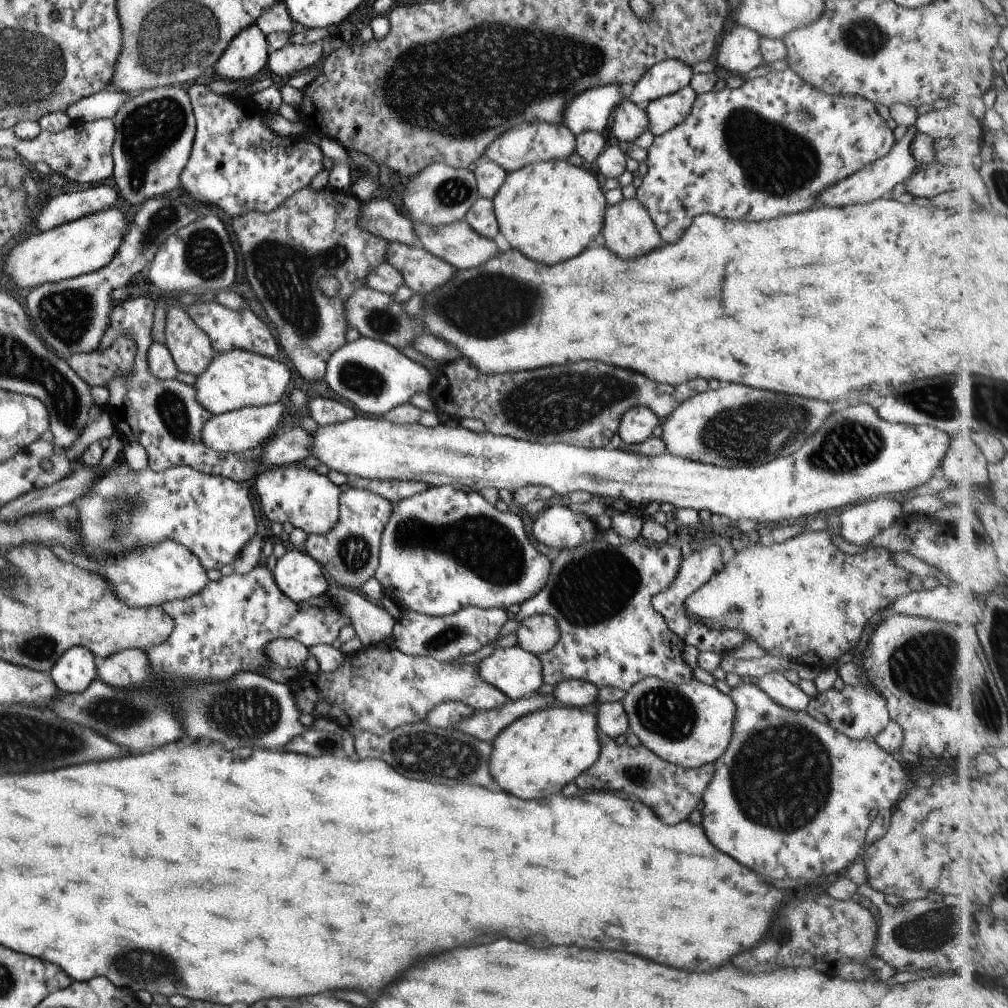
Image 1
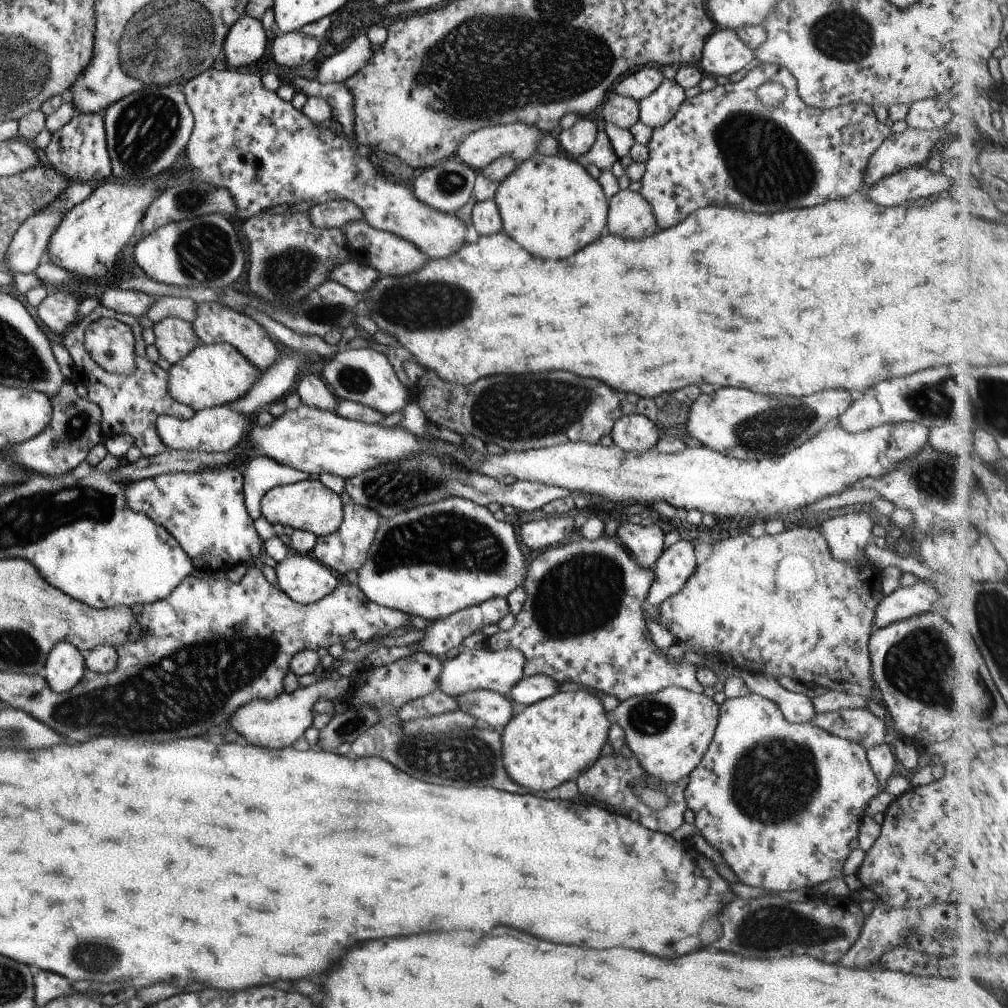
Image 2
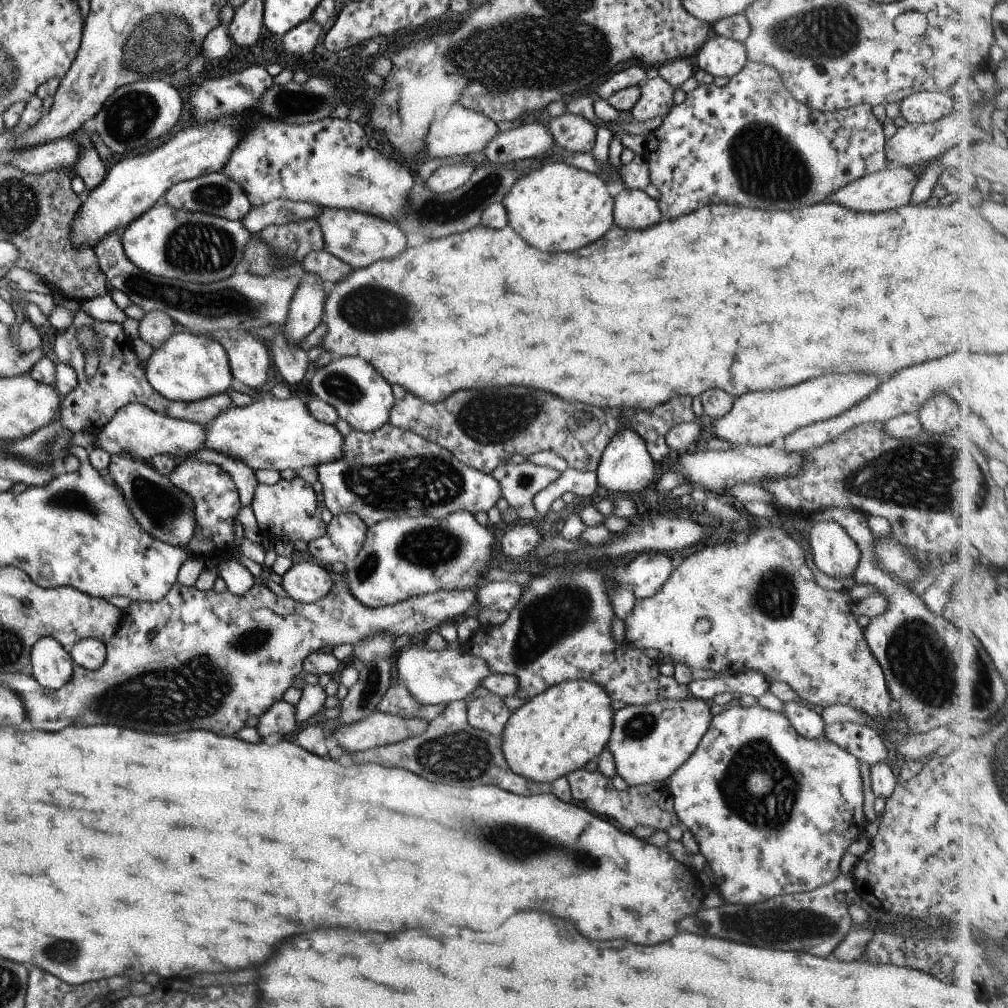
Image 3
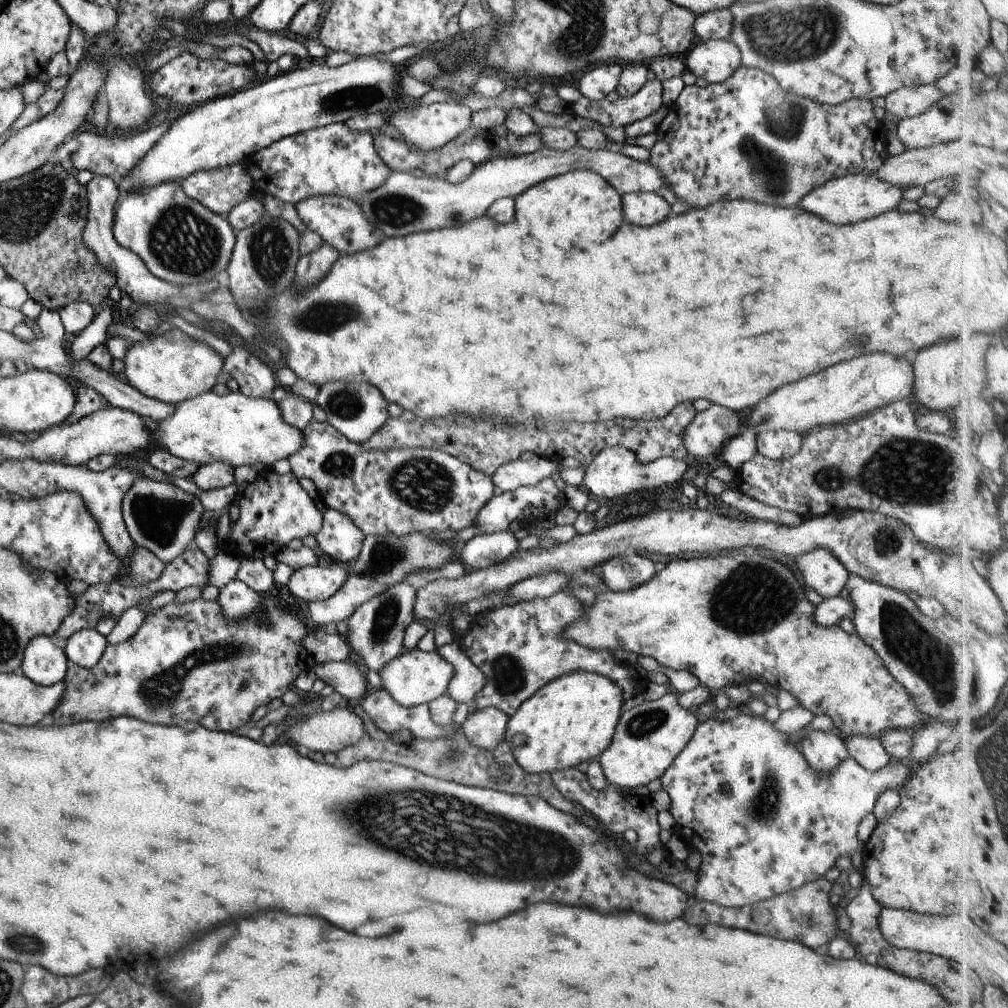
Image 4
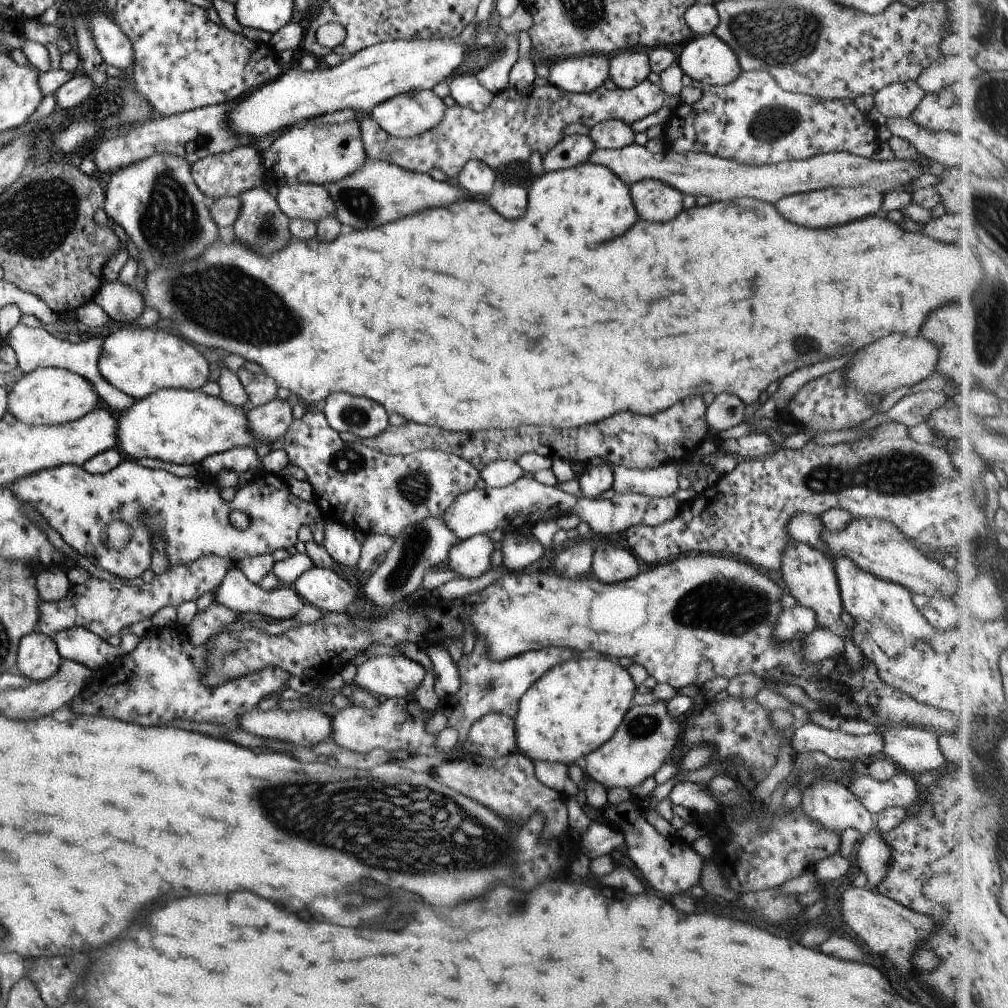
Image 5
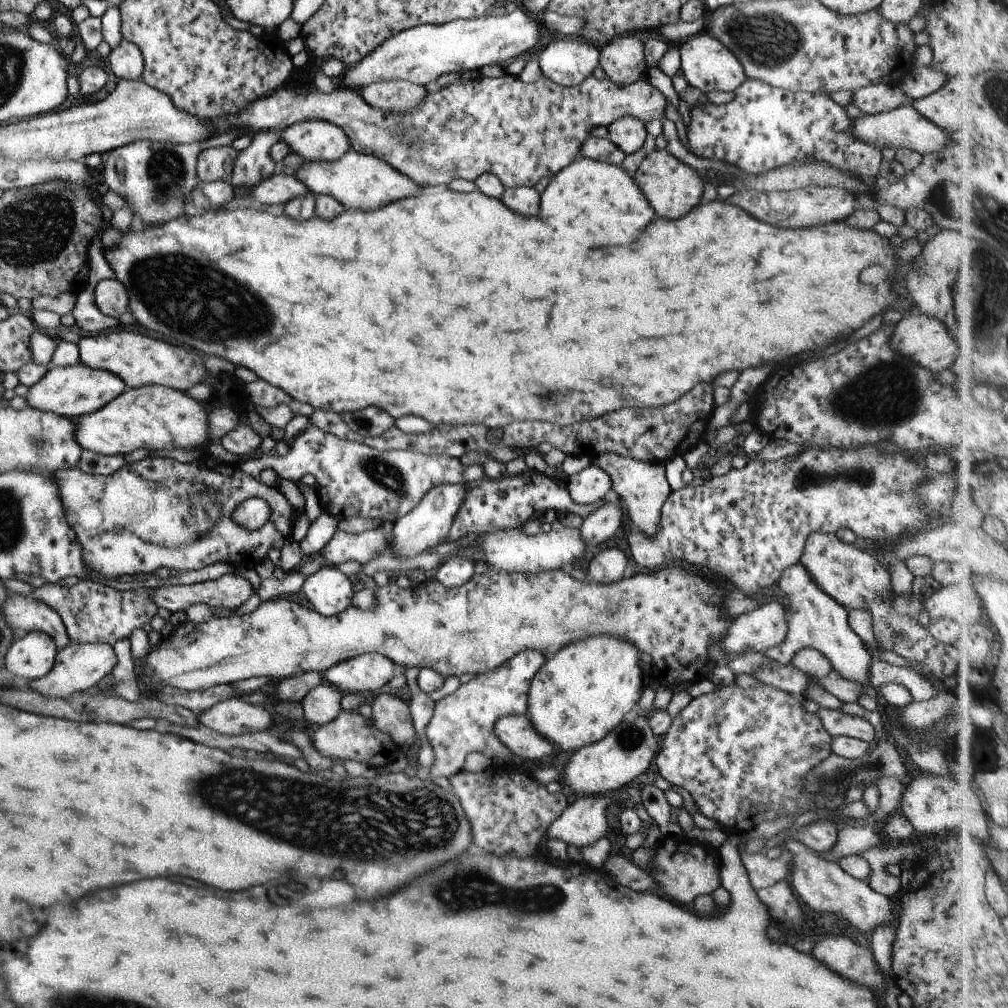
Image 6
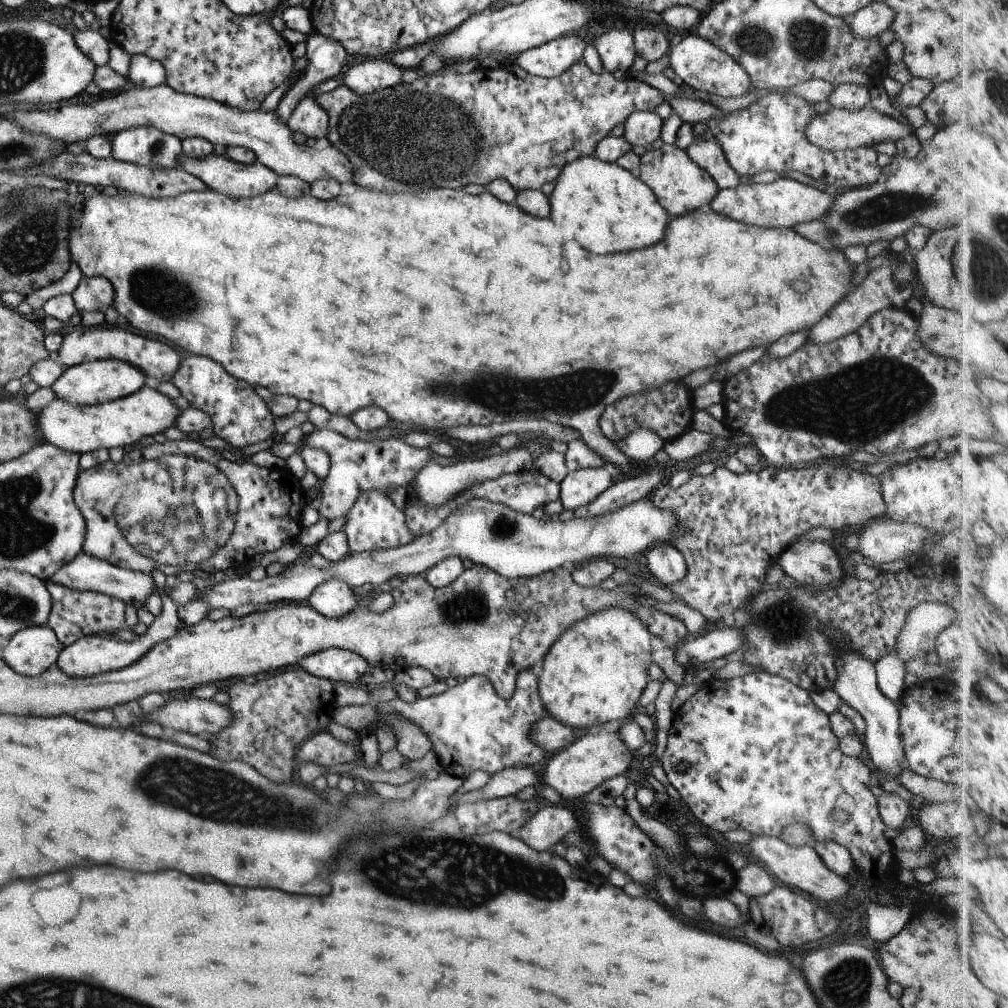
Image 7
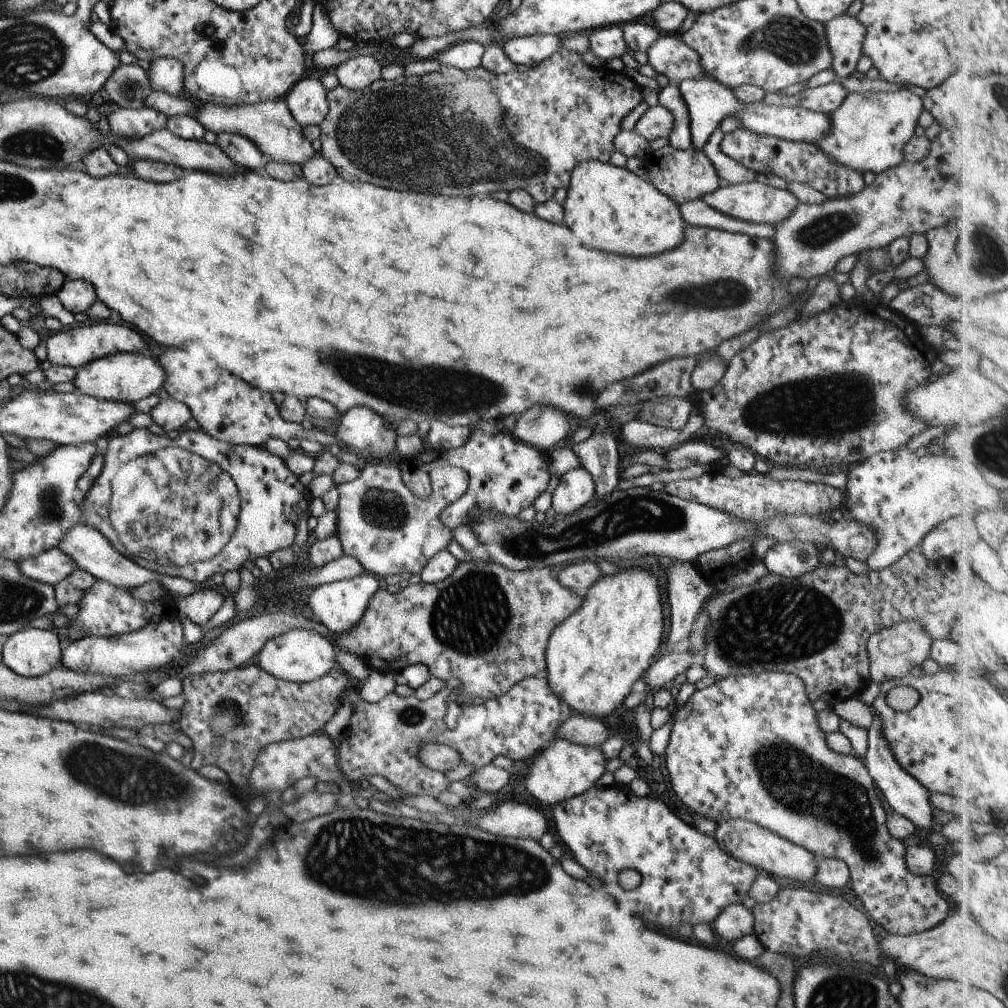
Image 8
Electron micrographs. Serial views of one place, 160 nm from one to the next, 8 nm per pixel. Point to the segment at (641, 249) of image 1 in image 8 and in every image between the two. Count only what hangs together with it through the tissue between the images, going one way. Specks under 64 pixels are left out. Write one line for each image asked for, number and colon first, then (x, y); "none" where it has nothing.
2: (629, 215)
3: (633, 208)
4: (642, 208)
5: (653, 200)
6: (670, 187)
7: (679, 185)
8: (686, 174)

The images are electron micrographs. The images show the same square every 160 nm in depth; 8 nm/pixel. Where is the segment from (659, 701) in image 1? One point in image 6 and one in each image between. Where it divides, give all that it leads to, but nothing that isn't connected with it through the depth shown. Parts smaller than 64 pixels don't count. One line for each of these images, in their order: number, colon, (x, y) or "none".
2: (668, 731)
3: (649, 741)
4: (647, 737)
5: (645, 738)
6: (618, 761)

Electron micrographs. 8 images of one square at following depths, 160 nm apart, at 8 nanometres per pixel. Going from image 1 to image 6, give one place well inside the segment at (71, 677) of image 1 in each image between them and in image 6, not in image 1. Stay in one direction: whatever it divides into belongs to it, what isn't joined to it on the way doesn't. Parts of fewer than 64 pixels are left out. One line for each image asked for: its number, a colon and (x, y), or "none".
2: (64, 666)
3: (51, 666)
4: (43, 663)
5: (37, 658)
6: (30, 656)

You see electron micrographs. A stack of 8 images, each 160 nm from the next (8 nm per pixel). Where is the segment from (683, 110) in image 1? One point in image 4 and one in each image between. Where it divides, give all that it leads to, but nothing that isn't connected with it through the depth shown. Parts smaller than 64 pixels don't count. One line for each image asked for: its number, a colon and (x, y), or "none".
2: (657, 108)
3: (656, 96)
4: (625, 110)

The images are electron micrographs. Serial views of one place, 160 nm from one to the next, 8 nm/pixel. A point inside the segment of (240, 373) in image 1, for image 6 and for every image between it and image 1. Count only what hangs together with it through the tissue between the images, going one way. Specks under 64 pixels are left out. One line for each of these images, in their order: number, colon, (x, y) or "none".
2: (210, 375)
3: (187, 367)
4: (168, 366)
5: (137, 361)
6: (138, 360)

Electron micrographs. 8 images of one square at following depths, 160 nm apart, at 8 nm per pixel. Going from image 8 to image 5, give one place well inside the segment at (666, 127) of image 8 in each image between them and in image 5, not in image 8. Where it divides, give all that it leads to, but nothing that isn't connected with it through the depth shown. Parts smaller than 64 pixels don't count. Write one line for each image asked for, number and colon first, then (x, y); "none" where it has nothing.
5: (612, 134)
6: (627, 133)
7: (640, 128)

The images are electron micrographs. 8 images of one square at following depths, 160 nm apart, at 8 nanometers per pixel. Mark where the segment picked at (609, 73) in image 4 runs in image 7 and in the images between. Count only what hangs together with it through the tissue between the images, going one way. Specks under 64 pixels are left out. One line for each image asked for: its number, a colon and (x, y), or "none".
5: (575, 74)
6: (566, 62)
7: (551, 59)

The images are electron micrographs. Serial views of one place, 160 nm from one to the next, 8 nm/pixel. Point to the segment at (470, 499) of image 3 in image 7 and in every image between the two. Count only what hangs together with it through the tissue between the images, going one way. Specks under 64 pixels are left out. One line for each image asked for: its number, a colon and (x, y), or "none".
4: (411, 489)
5: (370, 492)
6: (351, 479)
7: (355, 466)

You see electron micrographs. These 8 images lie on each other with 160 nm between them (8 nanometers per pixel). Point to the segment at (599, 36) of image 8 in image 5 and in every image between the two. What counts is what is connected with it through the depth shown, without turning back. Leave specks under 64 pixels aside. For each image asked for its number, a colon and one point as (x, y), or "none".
5: (627, 68)
6: (621, 59)
7: (615, 49)

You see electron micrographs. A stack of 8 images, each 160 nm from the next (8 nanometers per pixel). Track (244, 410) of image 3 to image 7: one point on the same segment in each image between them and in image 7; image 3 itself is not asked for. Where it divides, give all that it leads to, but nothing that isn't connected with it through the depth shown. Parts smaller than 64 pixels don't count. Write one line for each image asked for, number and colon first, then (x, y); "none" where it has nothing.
4: (235, 429)
5: (180, 426)
6: (155, 417)
7: (125, 422)

